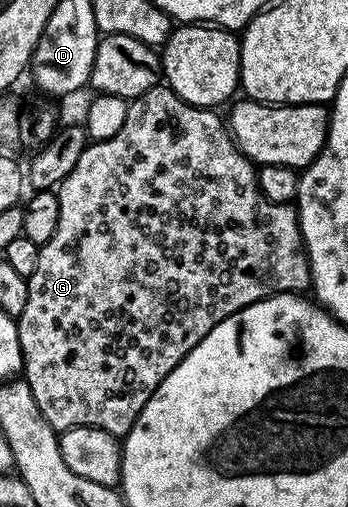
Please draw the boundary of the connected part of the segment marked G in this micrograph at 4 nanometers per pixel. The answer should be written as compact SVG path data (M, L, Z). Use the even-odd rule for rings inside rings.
M156 85L153 89L141 93L137 98L128 102L127 112L125 113L125 125L121 125L121 129L117 129L117 133L113 133L113 137L88 142L87 148L83 150L80 159L77 160L77 165L73 165L73 173L69 173L69 177L65 177L65 181L61 181L58 185L57 194L59 196L59 204L61 205L61 213L57 217L57 233L53 233L53 237L49 237L49 241L40 246L39 256L37 257L37 269L27 279L29 301L25 301L25 309L21 309L21 313L17 317L21 353L23 354L22 378L27 382L29 389L33 393L33 401L37 401L37 409L41 409L45 421L49 421L49 425L56 433L62 433L74 427L96 427L102 431L108 431L110 435L125 437L131 431L131 426L137 421L141 409L145 409L149 397L159 387L159 383L165 381L168 373L203 340L209 333L209 329L213 329L218 323L225 321L225 317L229 317L257 301L268 299L270 295L303 293L311 286L311 266L307 260L307 252L303 250L298 210L294 206L286 203L274 203L264 197L259 188L256 164L240 153L234 139L229 134L228 128L225 126L224 120L222 123L215 114L214 110L205 107L194 107L192 103L186 103L176 91L172 91L166 85Z

